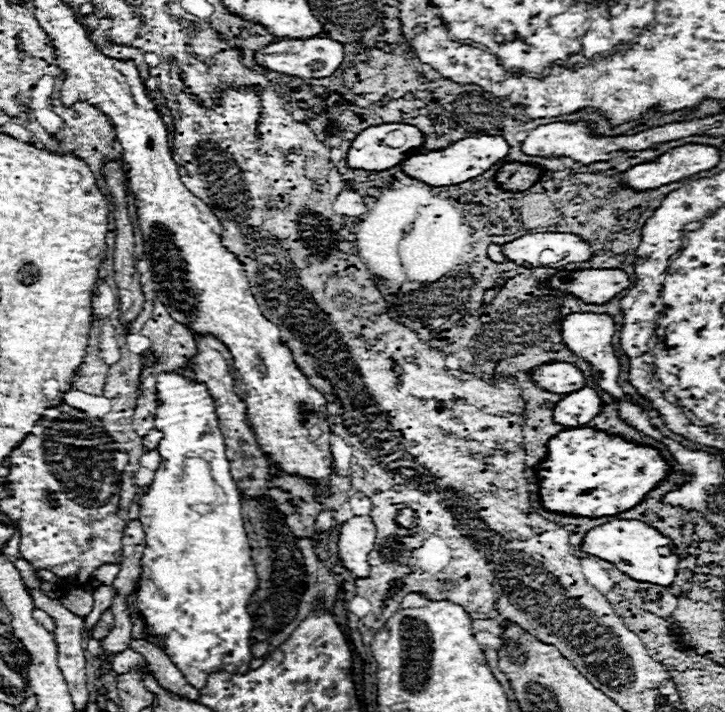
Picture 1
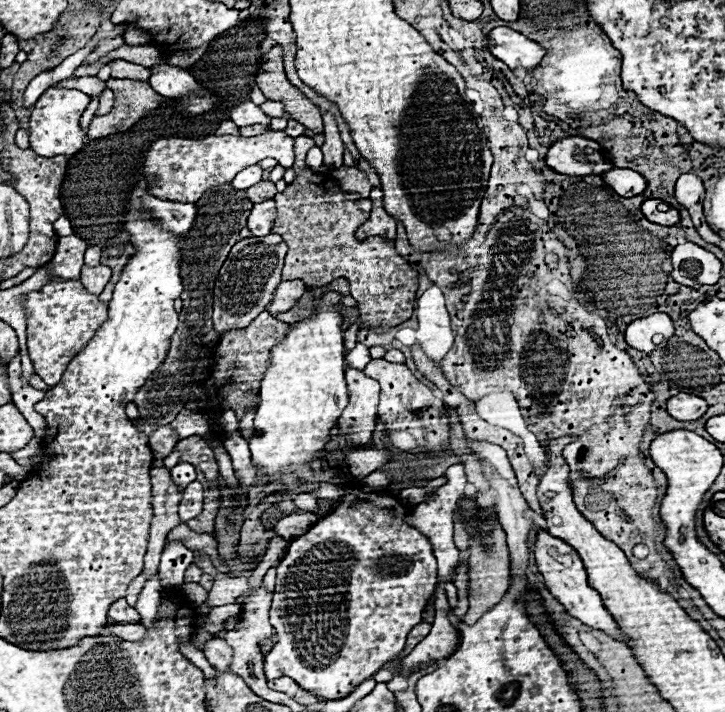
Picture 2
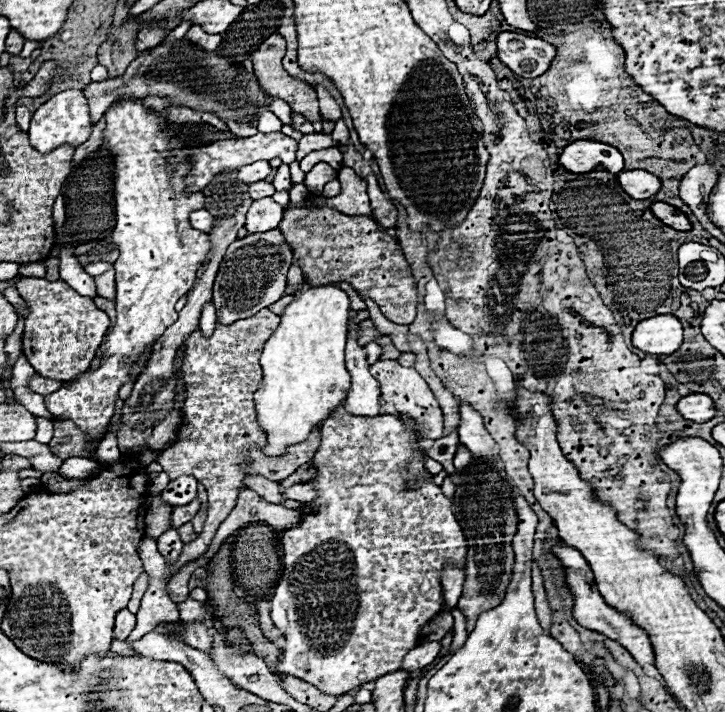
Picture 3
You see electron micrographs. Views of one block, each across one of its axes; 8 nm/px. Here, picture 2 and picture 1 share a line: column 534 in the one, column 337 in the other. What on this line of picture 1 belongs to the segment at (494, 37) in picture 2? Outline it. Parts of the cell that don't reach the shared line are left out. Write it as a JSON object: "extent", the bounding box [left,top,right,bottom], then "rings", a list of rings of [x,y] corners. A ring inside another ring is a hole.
{"extent":[254,38,344,78],"rings":[[[308,38],[308,40],[286,40],[286,42],[274,42],[266,48],[260,48],[254,54],[254,60],[258,66],[272,70],[272,72],[280,72],[286,76],[298,76],[298,78],[326,78],[330,76],[340,62],[344,60],[344,48],[340,42],[336,40],[328,40],[328,38]]]}

